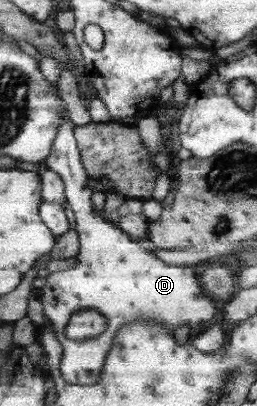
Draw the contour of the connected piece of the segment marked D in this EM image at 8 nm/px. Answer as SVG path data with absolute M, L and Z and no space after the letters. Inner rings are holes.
M69 117L66 122L62 122L62 129L58 132L57 145L50 154L45 165L48 169L52 169L62 175L67 185L66 195L69 196L70 206L73 208L77 217L77 230L80 232L82 240L82 251L78 257L78 264L75 269L52 272L47 277L47 287L39 293L44 303L44 312L48 317L48 322L56 326L58 339L65 345L64 360L62 360L62 373L66 377L66 381L76 385L94 385L97 384L102 377L102 372L106 367L109 353L114 347L114 342L118 339L118 334L122 333L122 327L134 319L134 317L158 317L164 323L168 323L170 327L178 329L180 325L192 325L198 327L198 331L208 328L210 321L216 317L218 304L204 287L200 287L198 277L192 269L192 266L178 266L177 264L166 263L164 259L160 259L152 250L145 249L138 245L137 239L134 239L130 233L126 233L118 225L107 220L98 213L98 207L94 205L94 194L96 188L91 185L91 178L86 170L83 161L81 148L77 139L77 125ZM92 307L104 315L108 321L108 327L103 334L82 341L72 340L66 336L66 325L70 323L70 319L74 313L78 313L80 309Z

